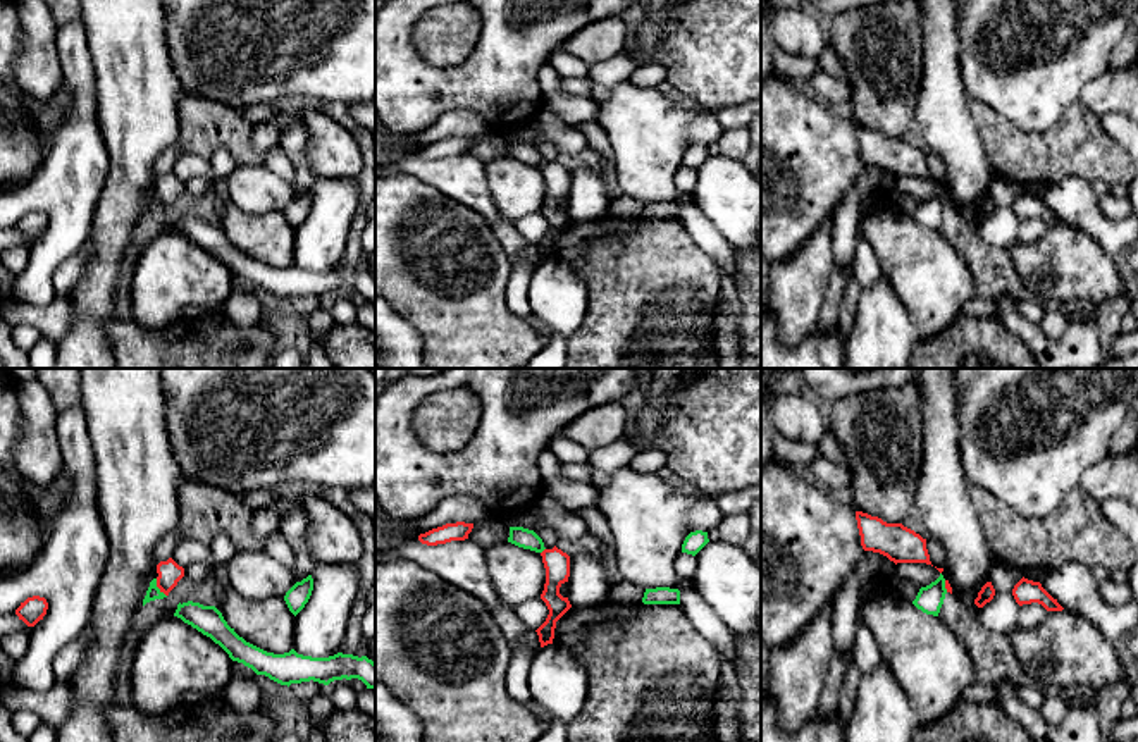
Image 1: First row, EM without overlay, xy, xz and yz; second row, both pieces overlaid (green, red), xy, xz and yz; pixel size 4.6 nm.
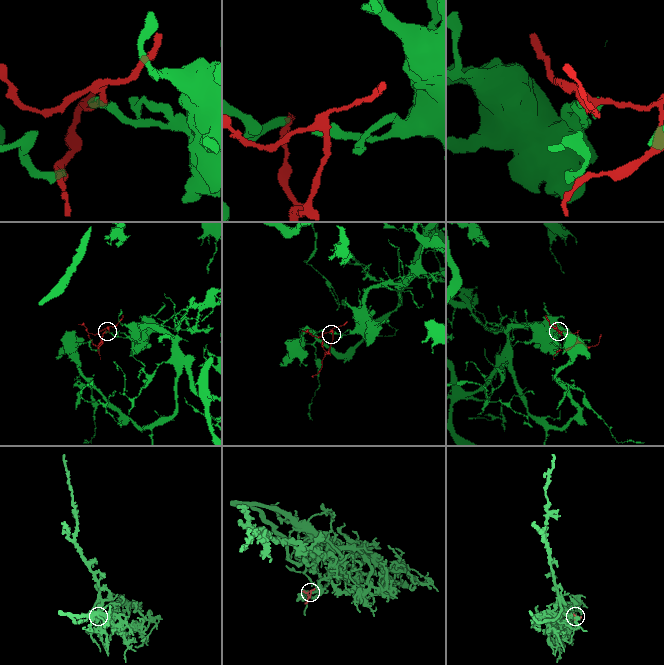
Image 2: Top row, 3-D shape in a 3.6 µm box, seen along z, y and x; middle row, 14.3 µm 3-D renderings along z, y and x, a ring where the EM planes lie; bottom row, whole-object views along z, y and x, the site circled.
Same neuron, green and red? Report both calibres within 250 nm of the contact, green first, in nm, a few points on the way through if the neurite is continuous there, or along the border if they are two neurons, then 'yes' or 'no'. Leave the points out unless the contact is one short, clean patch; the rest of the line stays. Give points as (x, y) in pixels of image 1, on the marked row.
calibres 70 and 110 nm; border xy (155, 579), (155, 584), (166, 596); no

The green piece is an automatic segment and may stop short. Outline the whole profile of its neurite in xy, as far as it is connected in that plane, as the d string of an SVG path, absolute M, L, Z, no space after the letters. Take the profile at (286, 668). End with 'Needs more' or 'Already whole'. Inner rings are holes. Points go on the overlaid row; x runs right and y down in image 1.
M193 601L179 603L174 616L210 637L232 661L243 663L257 675L265 675L281 685L289 687L310 680L329 685L334 680L358 678L367 689L375 689L375 663L367 656L337 652L329 658L312 658L298 654L294 649L284 654L267 652L239 637L215 606Z. Already whole

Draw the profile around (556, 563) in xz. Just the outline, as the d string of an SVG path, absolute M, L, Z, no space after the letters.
M544 549L541 553L546 568L546 584L541 599L546 603L549 615L546 621L535 630L541 647L553 644L556 621L572 608L568 597L560 594L560 587L570 577L570 556L558 549Z

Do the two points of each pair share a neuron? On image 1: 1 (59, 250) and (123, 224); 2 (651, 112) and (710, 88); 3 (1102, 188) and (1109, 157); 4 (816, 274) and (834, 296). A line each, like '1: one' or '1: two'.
1: two
2: two
3: two
4: two

